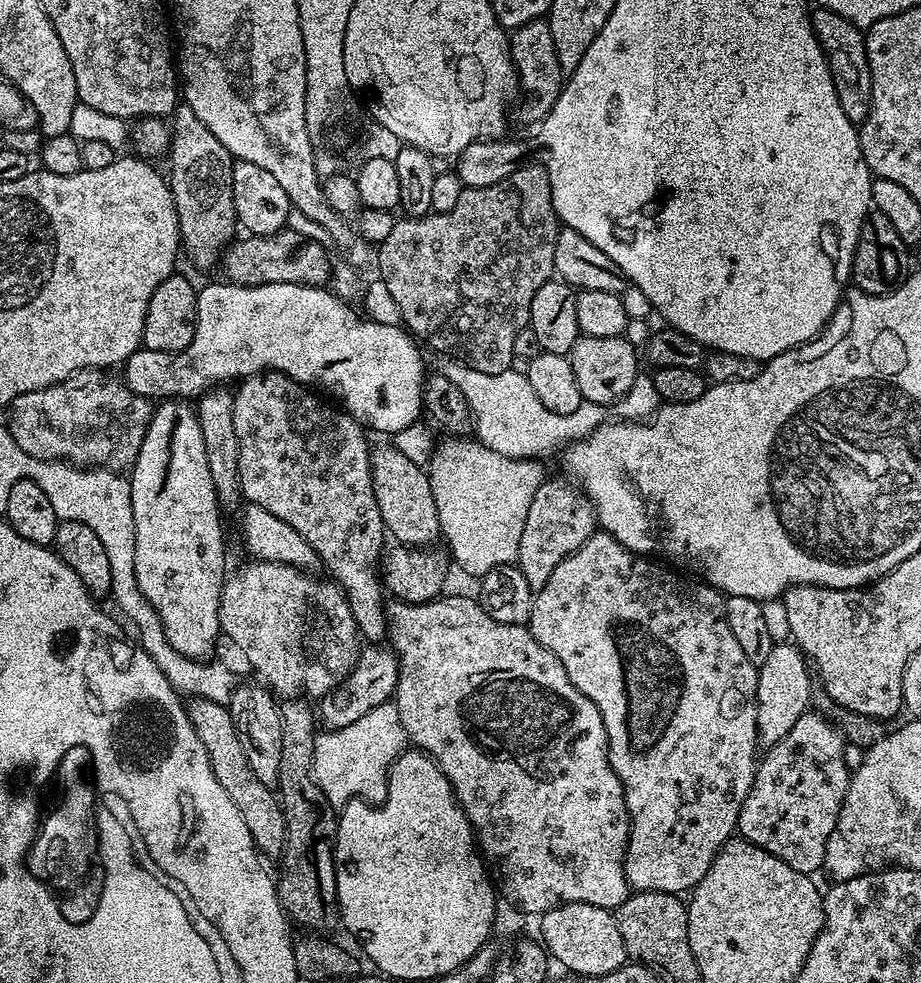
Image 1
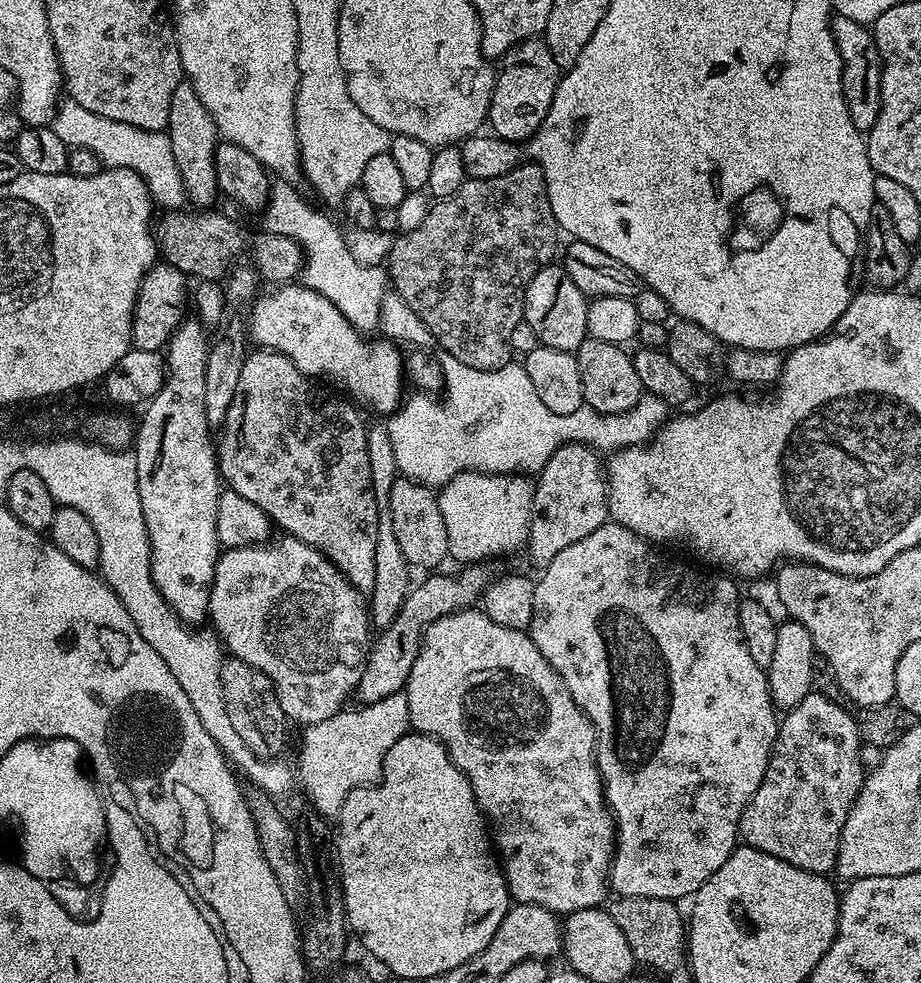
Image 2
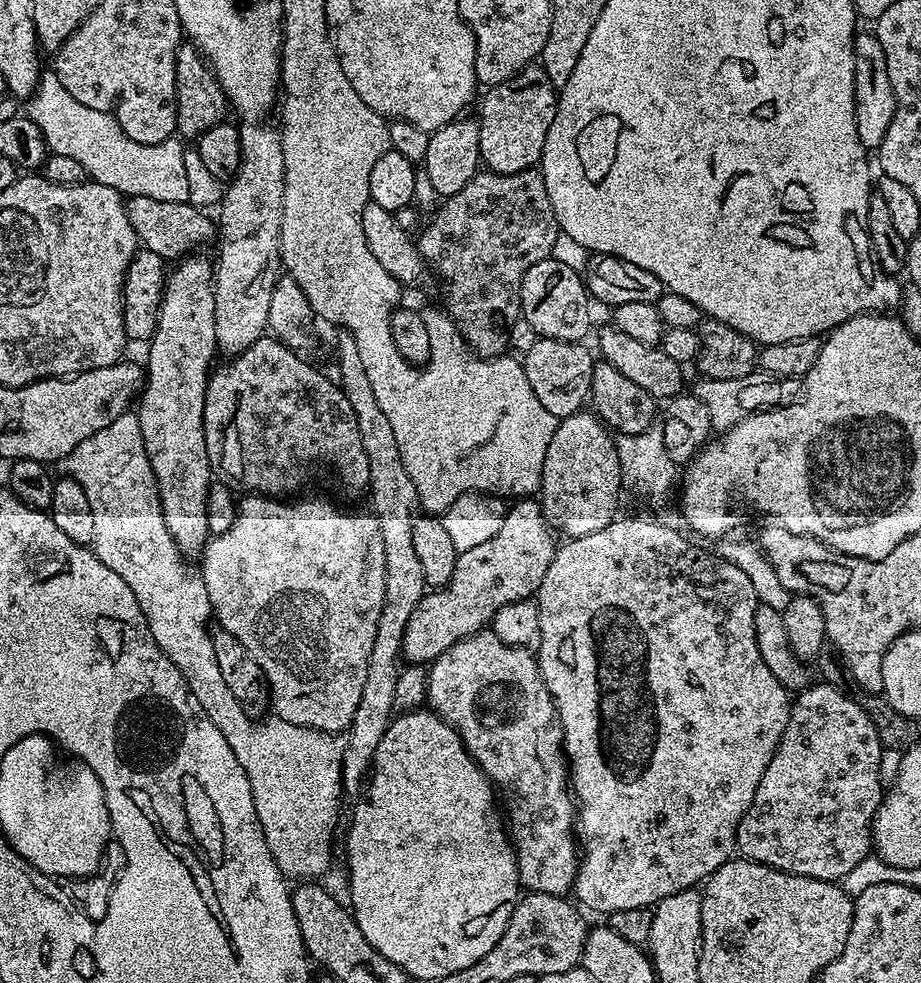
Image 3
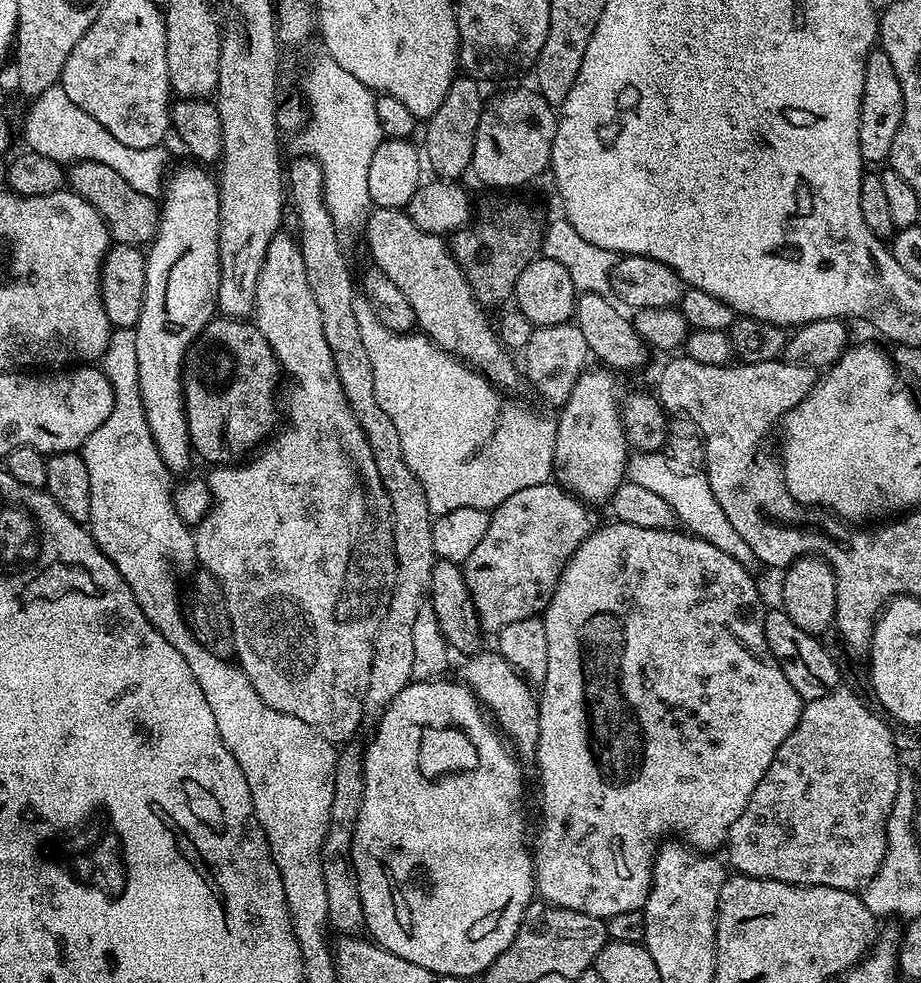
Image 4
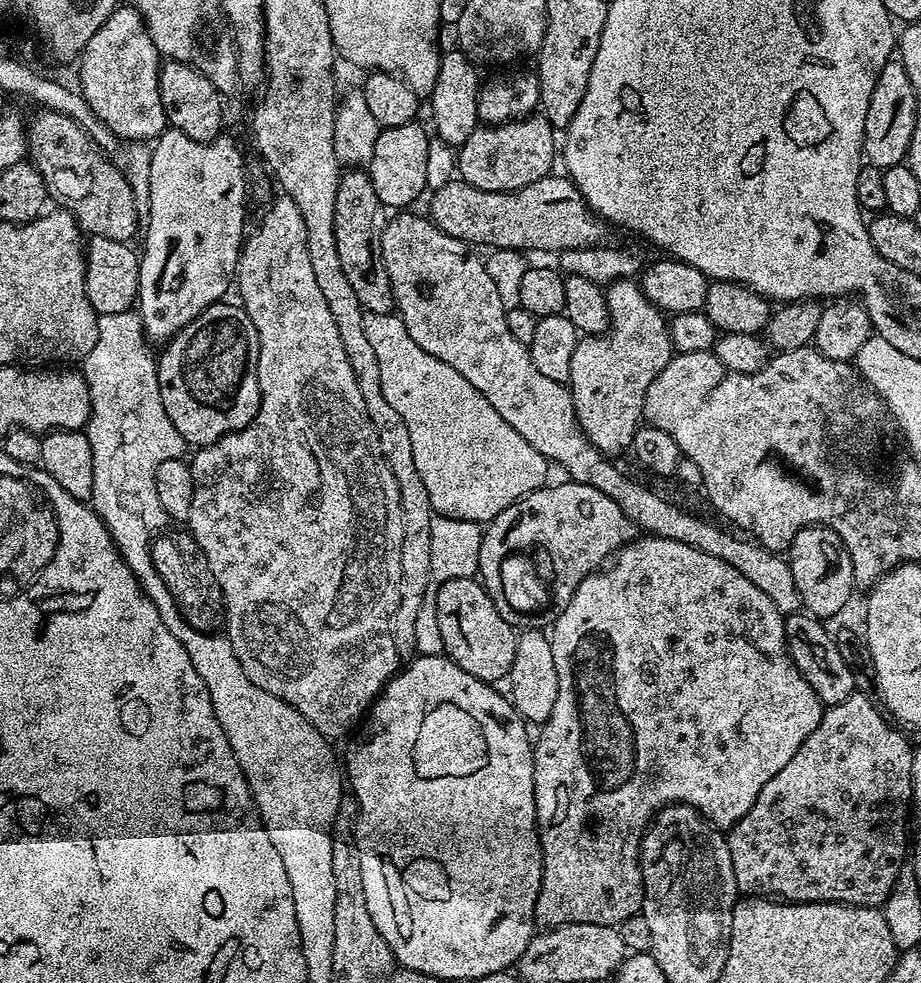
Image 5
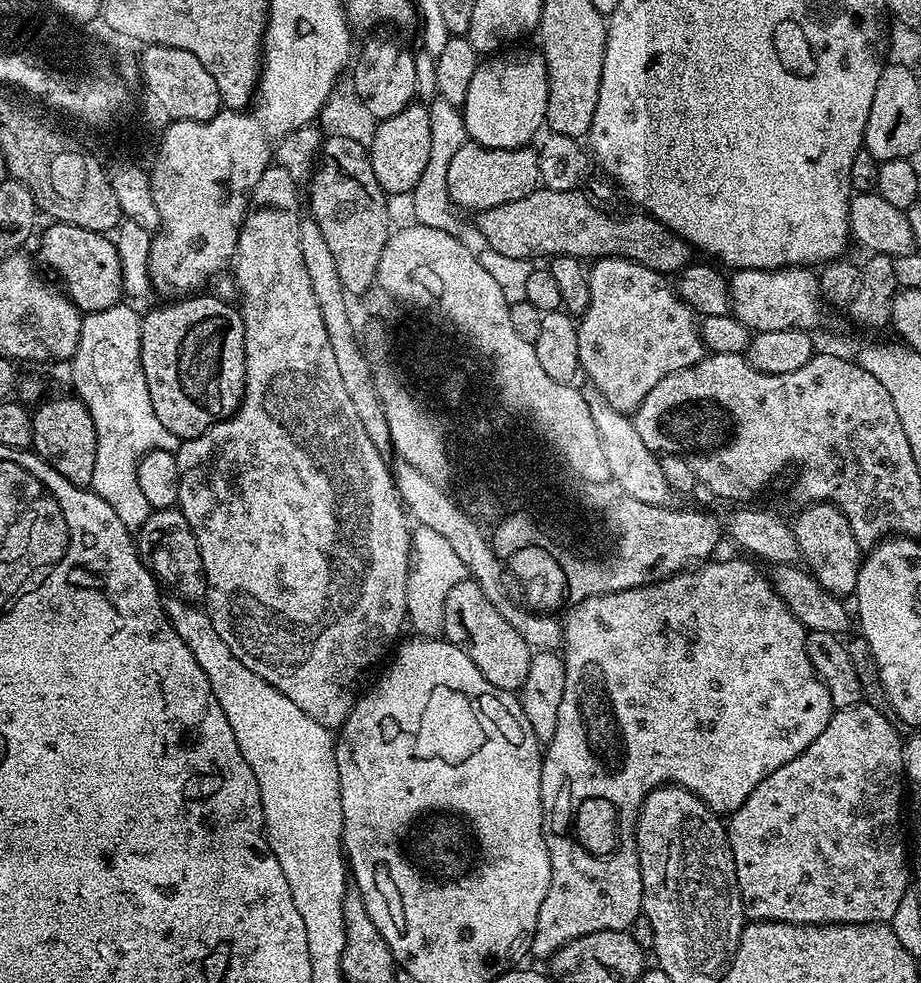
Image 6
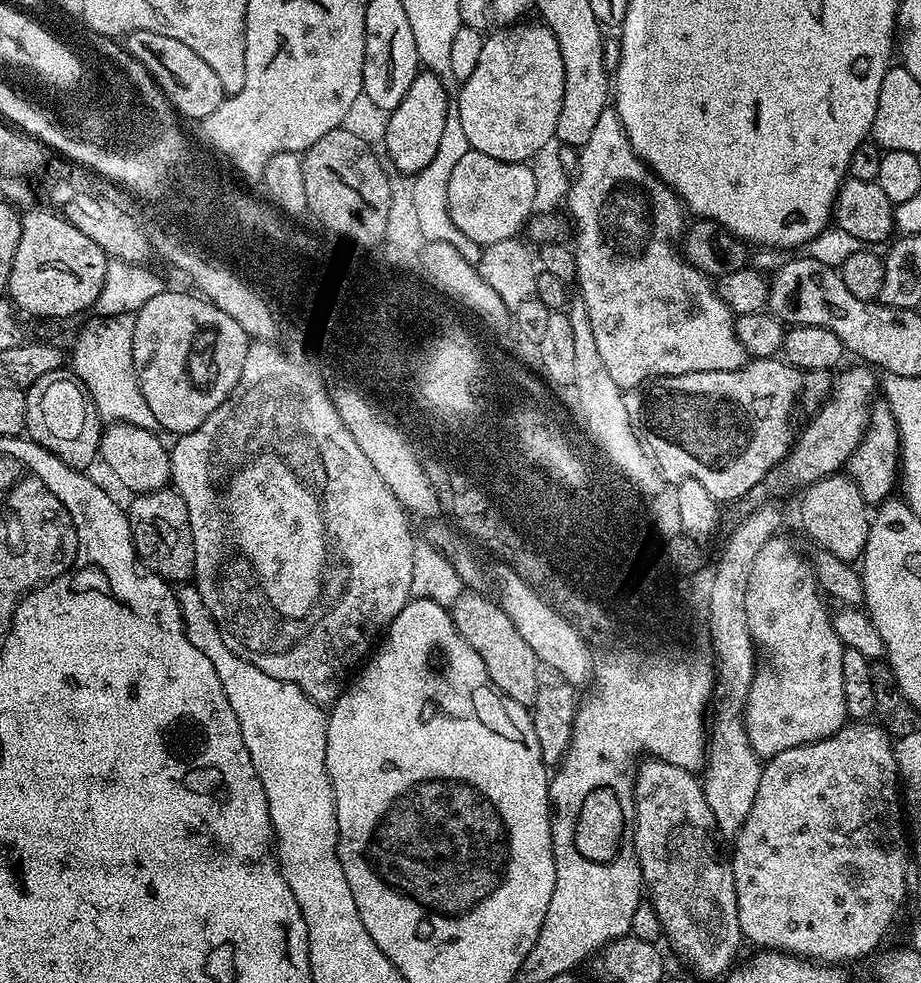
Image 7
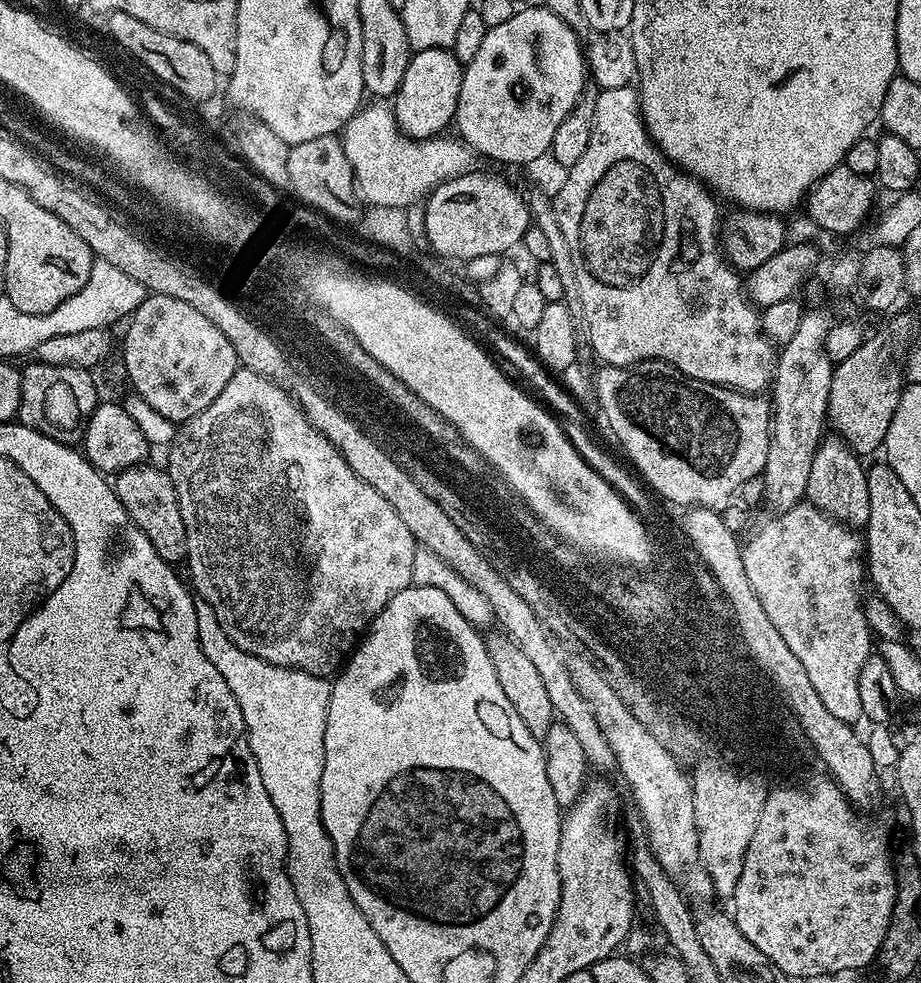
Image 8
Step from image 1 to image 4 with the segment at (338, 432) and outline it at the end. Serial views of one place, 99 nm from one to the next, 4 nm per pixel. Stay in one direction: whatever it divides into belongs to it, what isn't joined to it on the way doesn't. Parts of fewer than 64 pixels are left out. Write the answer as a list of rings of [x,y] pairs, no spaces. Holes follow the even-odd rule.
[[[213,318],[209,324],[200,331],[192,347],[188,349],[188,358],[184,361],[184,409],[186,410],[186,422],[188,423],[188,433],[192,439],[192,447],[195,455],[204,460],[209,460],[209,465],[223,466],[229,462],[240,462],[245,459],[253,450],[259,449],[277,431],[276,412],[278,416],[278,392],[276,387],[282,384],[282,369],[271,346],[266,342],[266,338],[258,331],[255,323],[244,318]]]

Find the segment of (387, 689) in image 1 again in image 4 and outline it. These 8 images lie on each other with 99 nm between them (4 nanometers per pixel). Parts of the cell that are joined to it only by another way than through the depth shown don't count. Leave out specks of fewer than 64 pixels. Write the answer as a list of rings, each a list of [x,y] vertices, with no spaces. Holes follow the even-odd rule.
[[[538,482],[534,486],[526,486],[526,490],[518,490],[518,494],[510,494],[506,502],[491,509],[482,542],[478,542],[478,546],[474,546],[474,551],[470,553],[470,558],[462,562],[464,581],[472,593],[480,626],[485,633],[499,634],[503,628],[510,626],[510,622],[520,622],[522,618],[540,616],[543,613],[558,586],[560,575],[568,565],[568,559],[594,530],[592,512],[588,508],[591,507],[585,501],[559,484]]]

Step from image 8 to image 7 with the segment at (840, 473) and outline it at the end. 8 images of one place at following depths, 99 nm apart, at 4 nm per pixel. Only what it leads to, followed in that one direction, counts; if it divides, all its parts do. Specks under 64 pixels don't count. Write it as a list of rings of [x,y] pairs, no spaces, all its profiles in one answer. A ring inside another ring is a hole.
[[[833,474],[803,489],[800,500],[800,524],[804,532],[821,548],[820,552],[837,560],[856,562],[864,555],[870,508],[860,496],[856,481],[847,474]]]

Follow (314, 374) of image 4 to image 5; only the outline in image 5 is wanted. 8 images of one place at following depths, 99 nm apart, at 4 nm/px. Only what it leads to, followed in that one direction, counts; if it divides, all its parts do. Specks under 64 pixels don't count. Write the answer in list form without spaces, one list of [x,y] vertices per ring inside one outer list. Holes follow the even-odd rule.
[[[280,194],[277,197],[261,214],[256,229],[247,233],[240,249],[235,279],[238,288],[240,284],[239,303],[250,322],[254,322],[254,330],[258,334],[260,409],[251,424],[242,430],[231,432],[218,442],[193,451],[188,469],[192,475],[194,494],[186,528],[206,554],[210,570],[214,570],[214,578],[218,578],[218,586],[224,595],[226,635],[250,682],[254,682],[254,686],[262,686],[262,690],[266,690],[269,696],[275,696],[279,703],[294,706],[302,720],[309,720],[329,741],[336,742],[339,736],[346,735],[352,727],[355,729],[361,723],[372,701],[384,691],[385,684],[396,675],[402,664],[392,637],[394,610],[398,610],[402,594],[402,502],[398,482],[382,454],[378,434],[368,421],[366,402],[362,398],[362,390],[358,390],[354,366],[350,366],[350,358],[346,358],[346,346],[342,346],[338,322],[334,322],[334,314],[330,314],[330,306],[326,298],[322,298],[322,290],[314,278],[310,250],[306,246],[306,222],[302,222],[302,213],[289,196]]]

